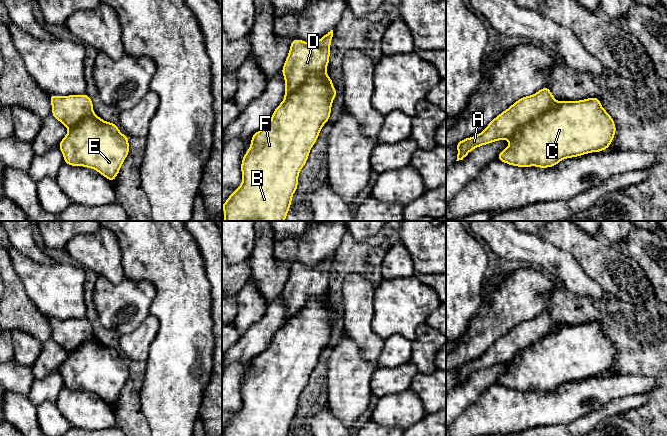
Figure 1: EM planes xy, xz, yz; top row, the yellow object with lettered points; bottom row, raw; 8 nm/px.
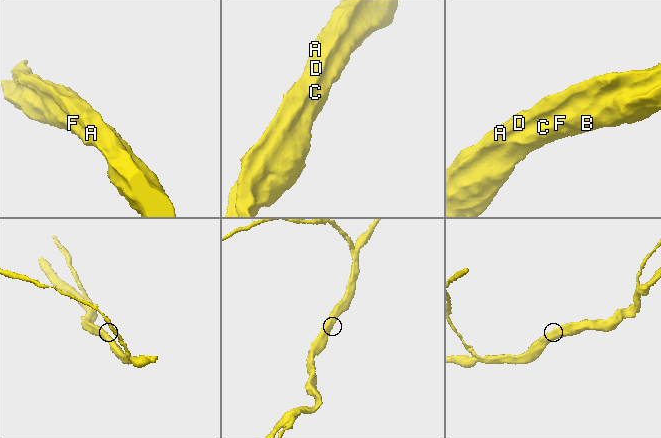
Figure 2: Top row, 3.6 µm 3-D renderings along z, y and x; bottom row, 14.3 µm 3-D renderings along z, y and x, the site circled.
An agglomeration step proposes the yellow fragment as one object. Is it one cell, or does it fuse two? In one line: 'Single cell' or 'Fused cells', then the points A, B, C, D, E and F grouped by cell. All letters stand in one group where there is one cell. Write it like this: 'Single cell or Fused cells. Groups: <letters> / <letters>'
Single cell. Groups: A B C D E F

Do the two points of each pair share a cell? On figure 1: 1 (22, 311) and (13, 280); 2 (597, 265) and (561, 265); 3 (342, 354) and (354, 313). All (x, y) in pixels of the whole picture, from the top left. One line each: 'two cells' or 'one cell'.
1: one cell
2: two cells
3: two cells

